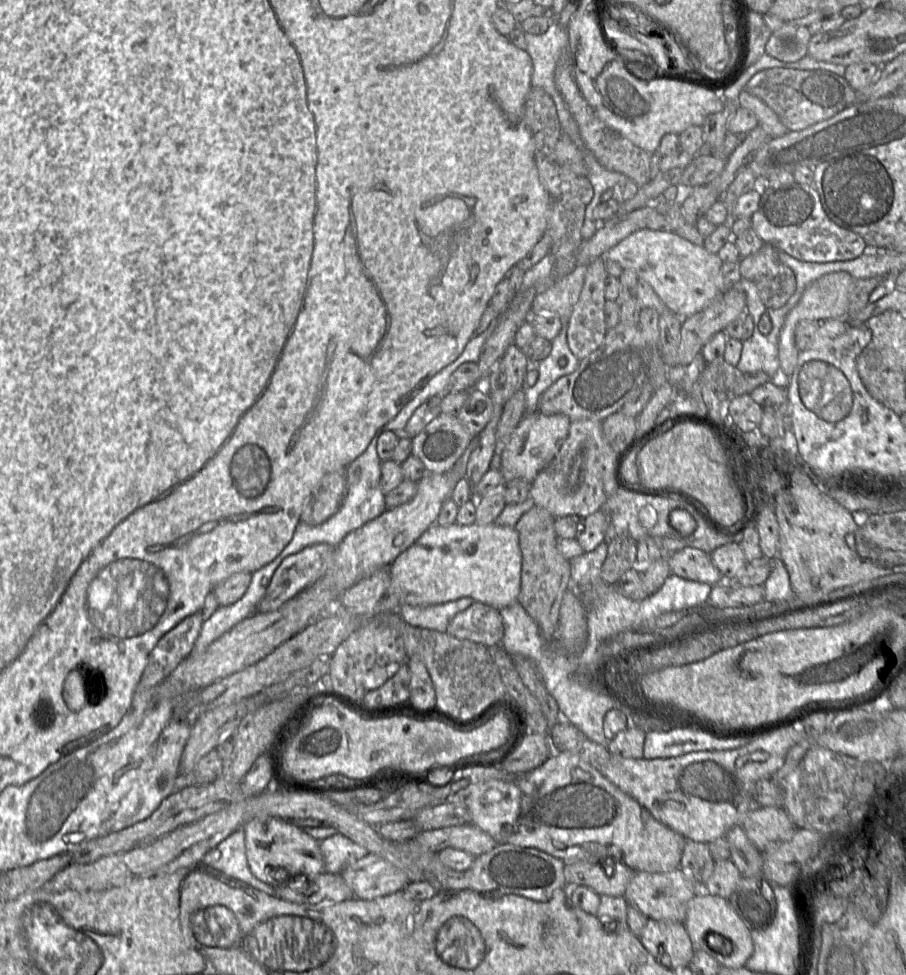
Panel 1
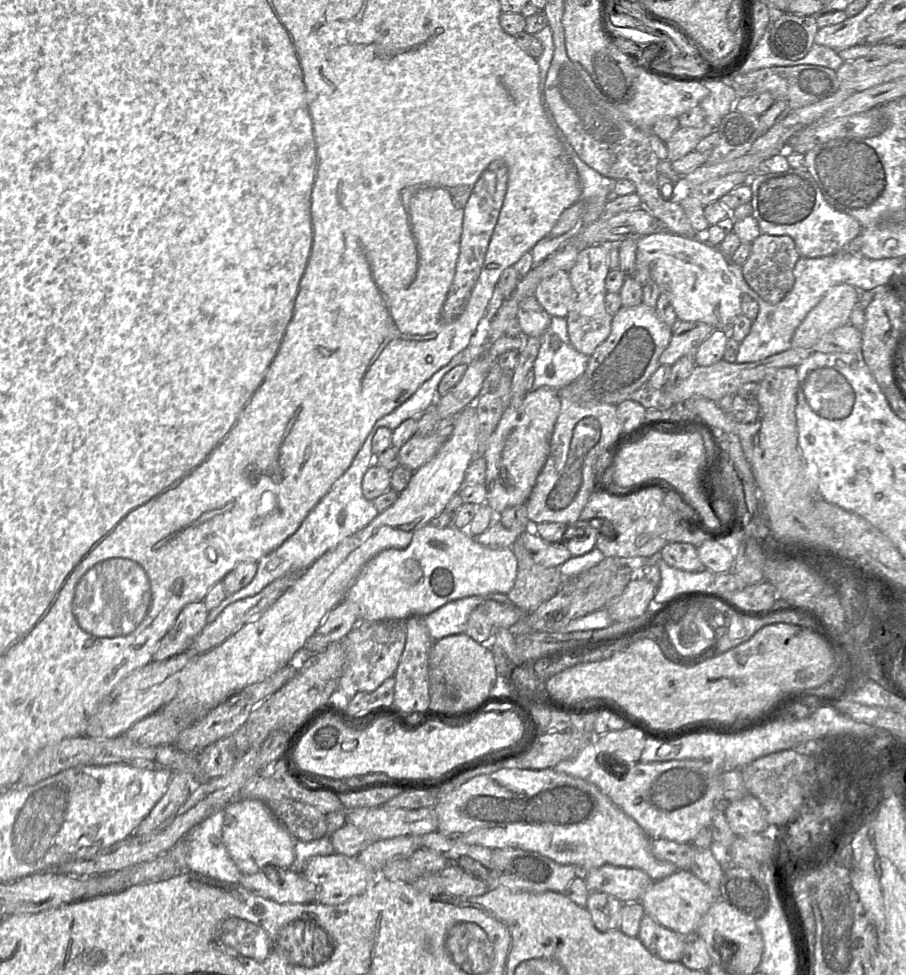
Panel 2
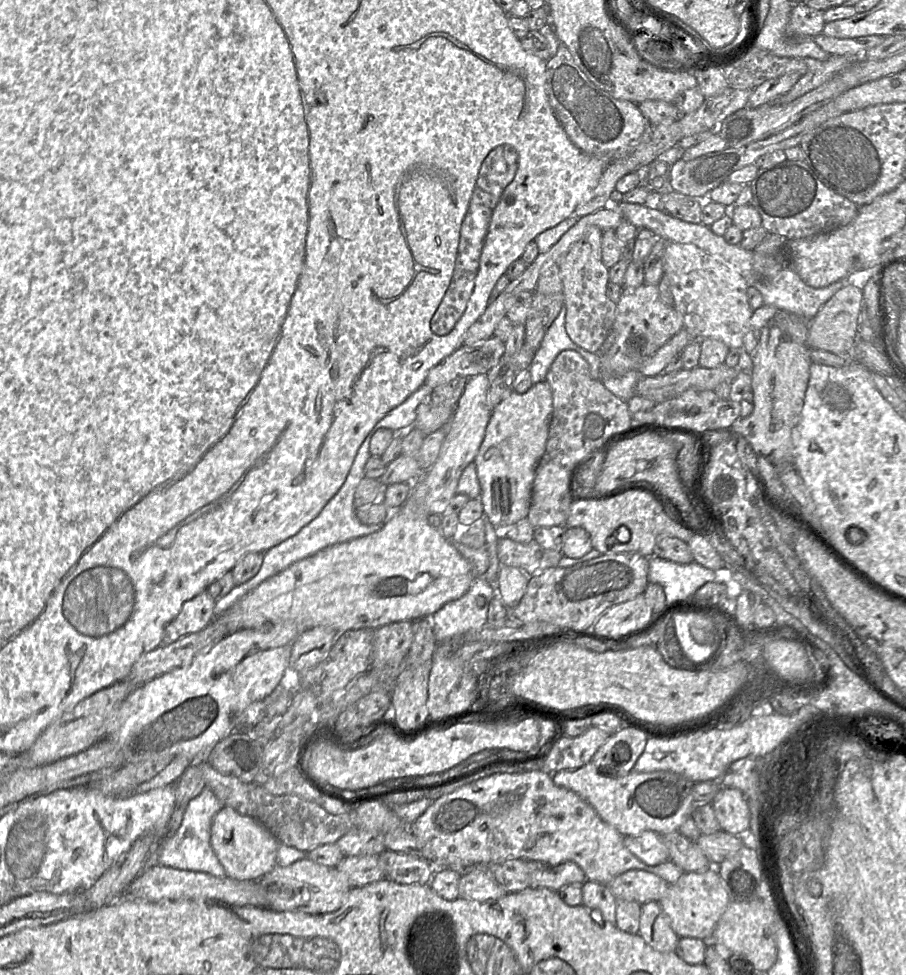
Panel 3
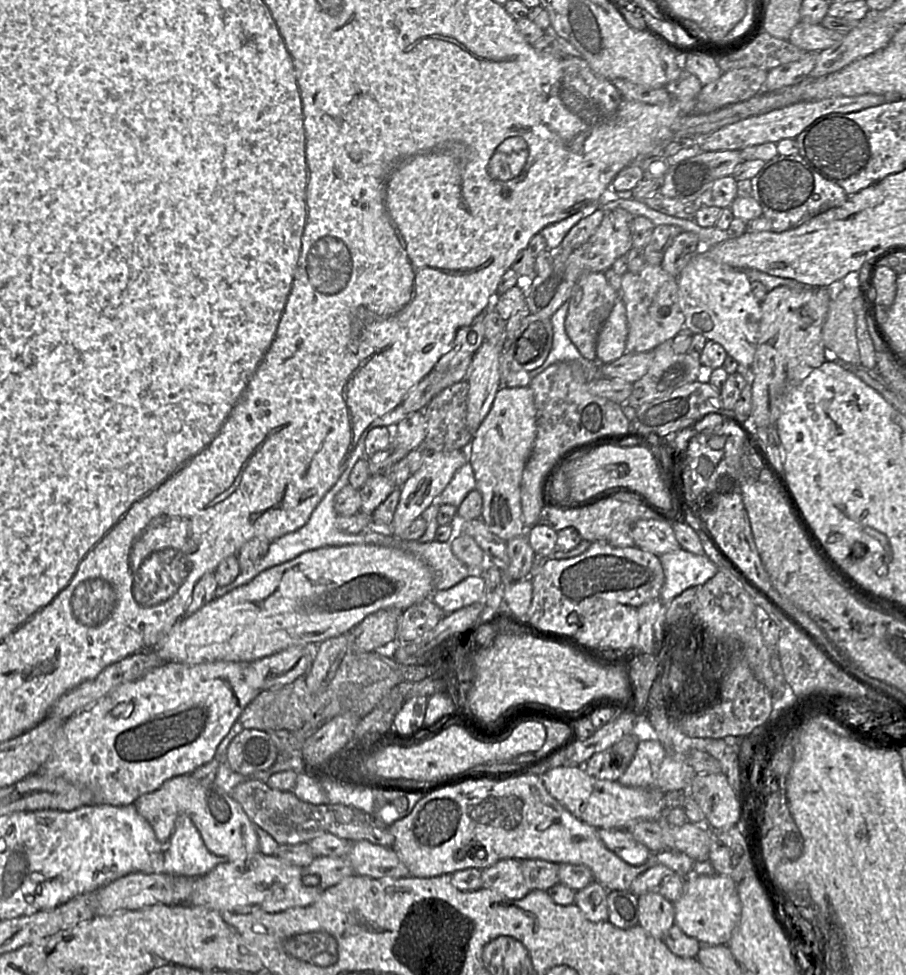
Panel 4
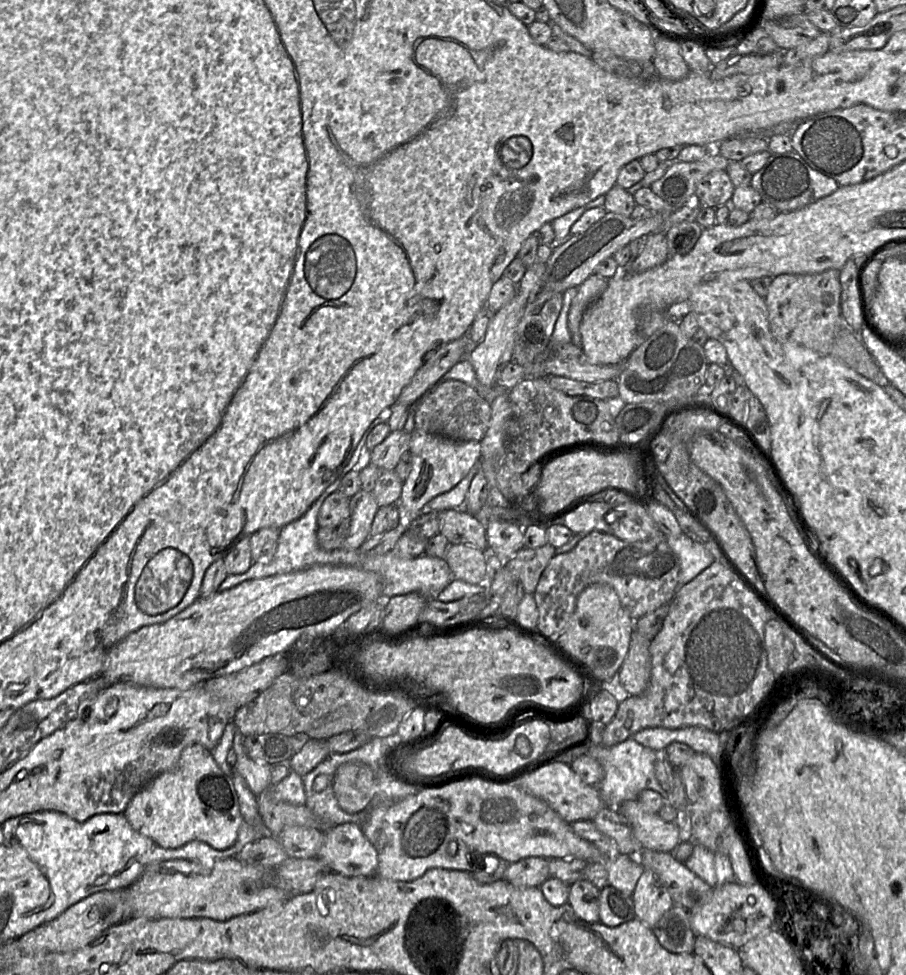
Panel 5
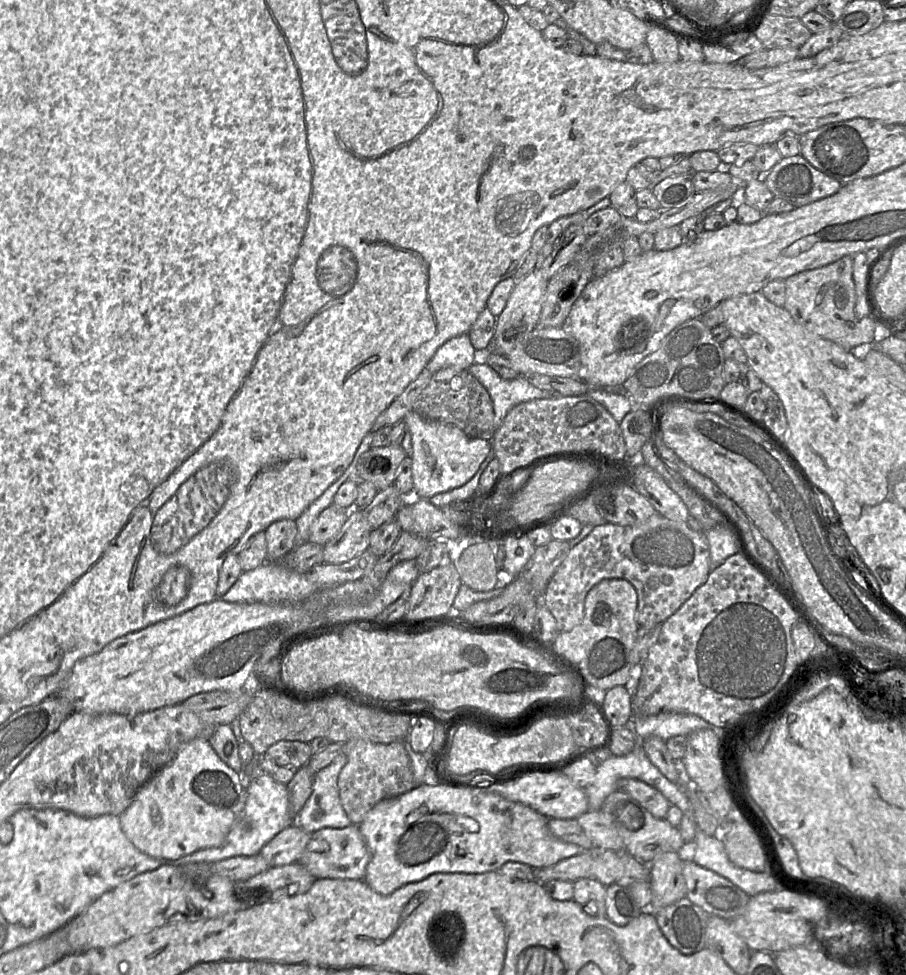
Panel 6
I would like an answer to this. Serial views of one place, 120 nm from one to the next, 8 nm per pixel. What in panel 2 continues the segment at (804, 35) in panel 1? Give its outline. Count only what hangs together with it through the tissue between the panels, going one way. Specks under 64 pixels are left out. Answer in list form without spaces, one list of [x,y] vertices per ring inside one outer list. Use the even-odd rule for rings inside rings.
[[[774,12],[768,26],[772,52],[789,60],[804,58],[814,45],[814,37],[819,30],[814,17],[785,12]]]

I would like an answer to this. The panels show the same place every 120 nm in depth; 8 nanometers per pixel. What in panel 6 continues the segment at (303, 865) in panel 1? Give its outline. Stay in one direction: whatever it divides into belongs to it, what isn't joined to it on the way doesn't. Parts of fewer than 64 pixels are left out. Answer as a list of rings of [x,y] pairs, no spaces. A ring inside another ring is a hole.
[[[194,738],[179,746],[173,758],[159,768],[135,792],[128,807],[119,815],[121,829],[126,837],[141,852],[156,859],[178,859],[202,848],[216,847],[223,843],[237,814],[242,810],[246,799],[246,791],[241,785],[240,774],[227,766],[215,753],[208,740]]]

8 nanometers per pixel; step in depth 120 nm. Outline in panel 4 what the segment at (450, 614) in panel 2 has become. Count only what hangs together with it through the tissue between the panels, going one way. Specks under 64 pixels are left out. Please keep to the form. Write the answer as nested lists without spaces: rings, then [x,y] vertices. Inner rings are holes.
[[[469,575],[446,590],[434,591],[432,599],[436,605],[450,614],[475,602],[482,602],[484,590],[483,576]]]

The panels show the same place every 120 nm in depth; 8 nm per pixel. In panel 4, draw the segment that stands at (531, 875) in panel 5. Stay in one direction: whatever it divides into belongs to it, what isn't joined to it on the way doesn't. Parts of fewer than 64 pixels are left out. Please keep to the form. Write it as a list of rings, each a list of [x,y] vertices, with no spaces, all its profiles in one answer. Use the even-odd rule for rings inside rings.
[[[504,859],[482,871],[482,888],[489,888],[509,899],[521,899],[530,892],[522,871],[524,860]]]

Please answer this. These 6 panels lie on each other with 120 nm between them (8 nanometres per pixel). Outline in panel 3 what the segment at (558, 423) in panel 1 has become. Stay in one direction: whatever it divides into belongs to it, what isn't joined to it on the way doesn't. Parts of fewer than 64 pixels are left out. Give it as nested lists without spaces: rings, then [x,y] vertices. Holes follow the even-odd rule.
[[[545,380],[525,393],[512,392],[493,408],[473,462],[481,487],[483,515],[494,528],[509,527],[527,517],[535,470],[545,452],[552,413],[552,390]]]

